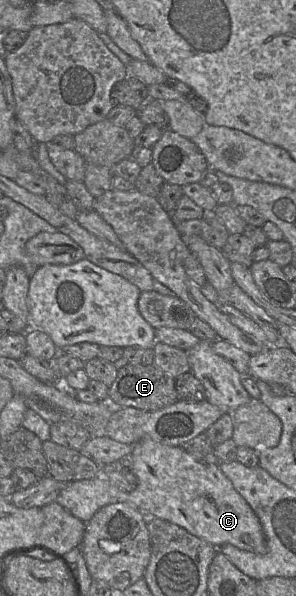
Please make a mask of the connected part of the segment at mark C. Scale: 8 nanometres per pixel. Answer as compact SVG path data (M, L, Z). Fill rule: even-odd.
M151 438L134 444L130 456L138 483L124 499L145 515L146 524L159 518L184 528L216 548L230 544L255 554L268 551L259 518L214 459L198 458L181 446L162 444Z

